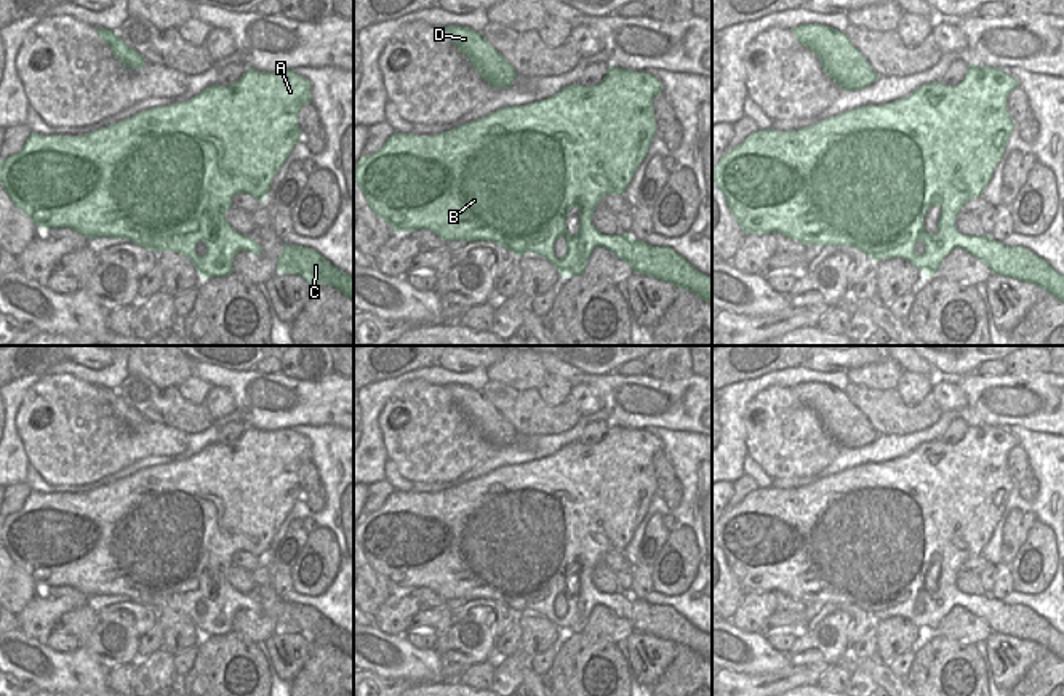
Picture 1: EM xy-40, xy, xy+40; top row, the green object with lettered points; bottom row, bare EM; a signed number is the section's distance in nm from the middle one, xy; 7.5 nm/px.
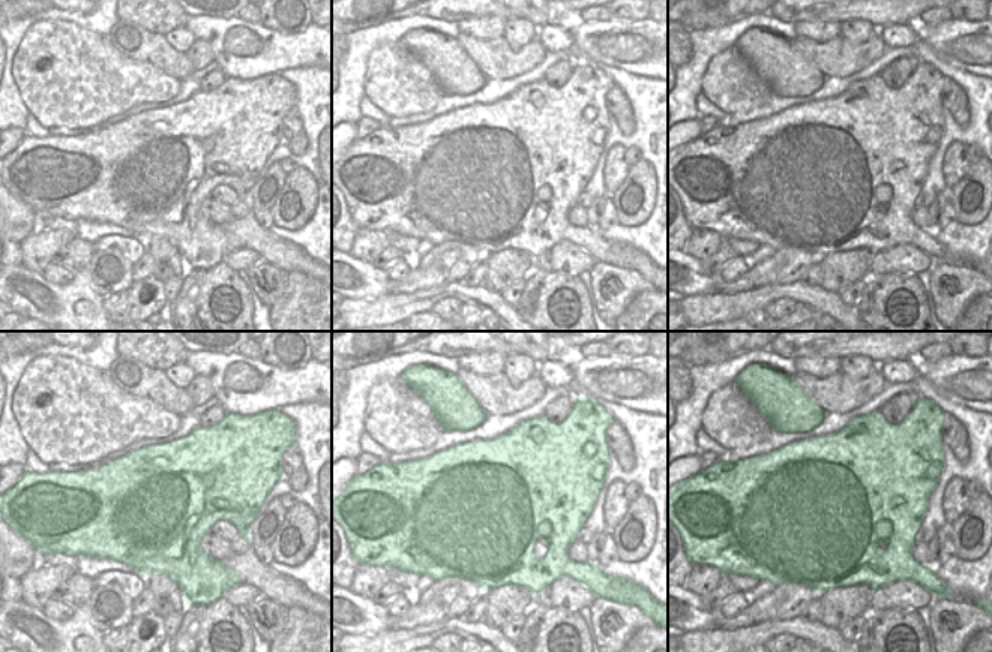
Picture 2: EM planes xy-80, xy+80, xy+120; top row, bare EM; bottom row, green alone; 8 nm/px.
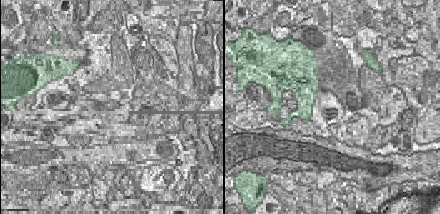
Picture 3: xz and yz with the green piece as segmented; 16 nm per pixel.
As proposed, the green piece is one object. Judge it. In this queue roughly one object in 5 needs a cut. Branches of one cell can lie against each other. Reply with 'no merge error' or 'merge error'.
no merge error

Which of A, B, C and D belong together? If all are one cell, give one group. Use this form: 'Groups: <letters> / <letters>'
Groups: A B C D

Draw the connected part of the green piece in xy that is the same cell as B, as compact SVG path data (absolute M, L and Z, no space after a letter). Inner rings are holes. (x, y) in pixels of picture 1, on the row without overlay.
M610 424L605 437L594 445L574 442L544 459L502 466L483 477L435 494L394 491L378 510L362 515L354 526L354 539L373 570L394 590L427 587L446 602L482 598L501 603L517 616L525 611L536 611L546 616L563 635L584 632L592 608L603 605L624 618L635 632L645 632L680 648L690 648L712 662L712 635L696 629L672 606L651 605L642 598L634 598L630 590L603 594L592 582L592 573L600 557L603 554L624 554L632 534L645 518L648 506L658 493L653 458L661 450L661 438L651 432ZM571 565L579 566L576 594L566 592L566 573ZM558 595L566 600L566 613L562 618L554 611L554 602Z

